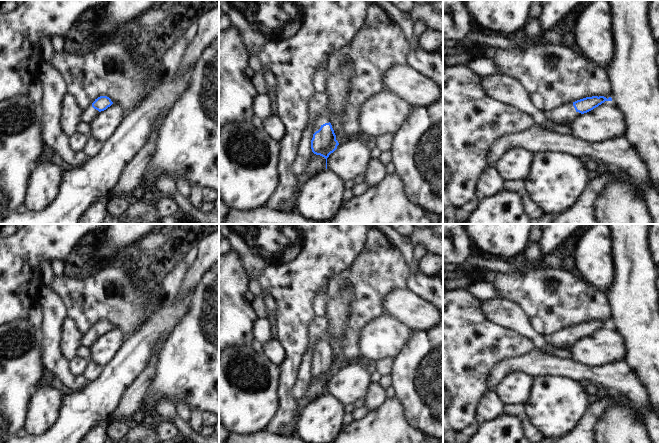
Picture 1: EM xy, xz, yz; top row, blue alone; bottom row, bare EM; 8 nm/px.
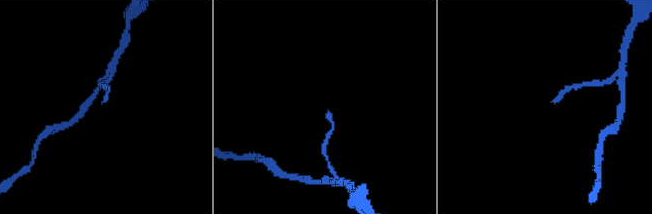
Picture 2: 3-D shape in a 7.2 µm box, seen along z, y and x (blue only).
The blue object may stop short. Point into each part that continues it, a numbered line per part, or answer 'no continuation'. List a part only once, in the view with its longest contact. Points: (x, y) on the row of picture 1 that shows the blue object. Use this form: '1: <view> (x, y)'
1: xz (320, 120)

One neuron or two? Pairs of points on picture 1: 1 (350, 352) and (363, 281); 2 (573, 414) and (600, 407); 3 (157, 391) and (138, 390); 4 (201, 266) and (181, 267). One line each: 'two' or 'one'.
1: one
2: two
3: two
4: two

